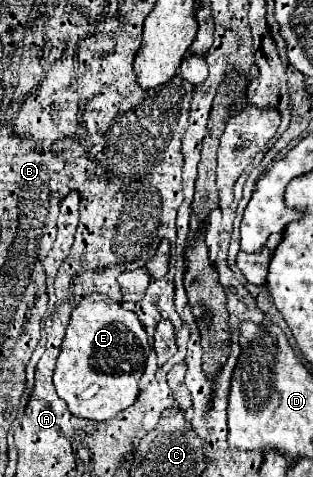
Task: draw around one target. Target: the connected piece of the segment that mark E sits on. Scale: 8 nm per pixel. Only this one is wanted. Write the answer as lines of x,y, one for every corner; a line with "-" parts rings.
99,293
87,295
71,313
71,321
67,325
61,353
57,357
57,367
53,373
57,395
67,403
69,411
75,417
87,417
93,421
111,419
135,403
139,395
139,379
145,371
149,353
151,353
151,347
149,347
145,329
133,311
123,309
111,297
105,297

